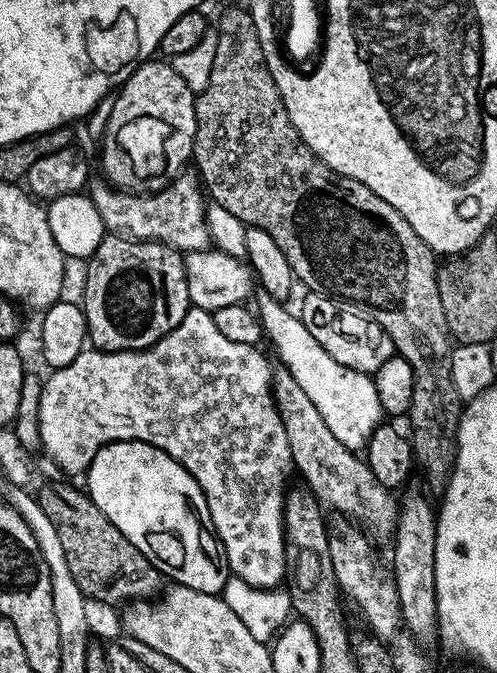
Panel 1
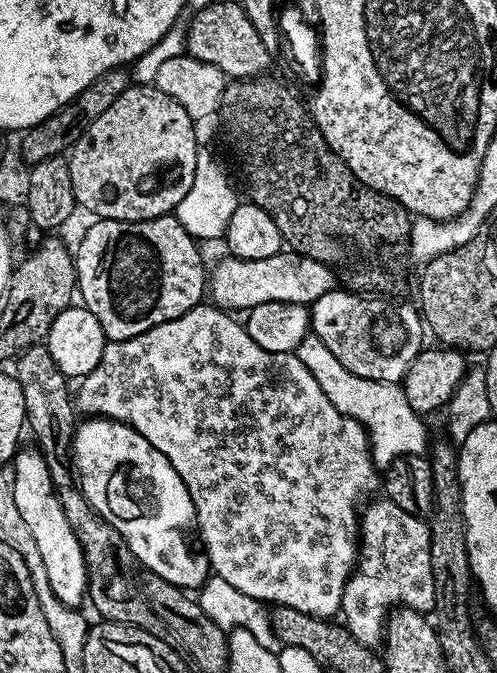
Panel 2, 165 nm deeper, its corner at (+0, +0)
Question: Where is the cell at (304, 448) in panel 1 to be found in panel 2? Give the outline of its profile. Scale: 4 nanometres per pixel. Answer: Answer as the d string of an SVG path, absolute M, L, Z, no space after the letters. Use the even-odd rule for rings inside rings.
M387 498L363 509L358 520L358 570L348 577L340 612L348 632L358 642L375 649L383 641L390 610L397 606L431 613L436 606L434 570L430 558L431 527L421 517L406 514Z

